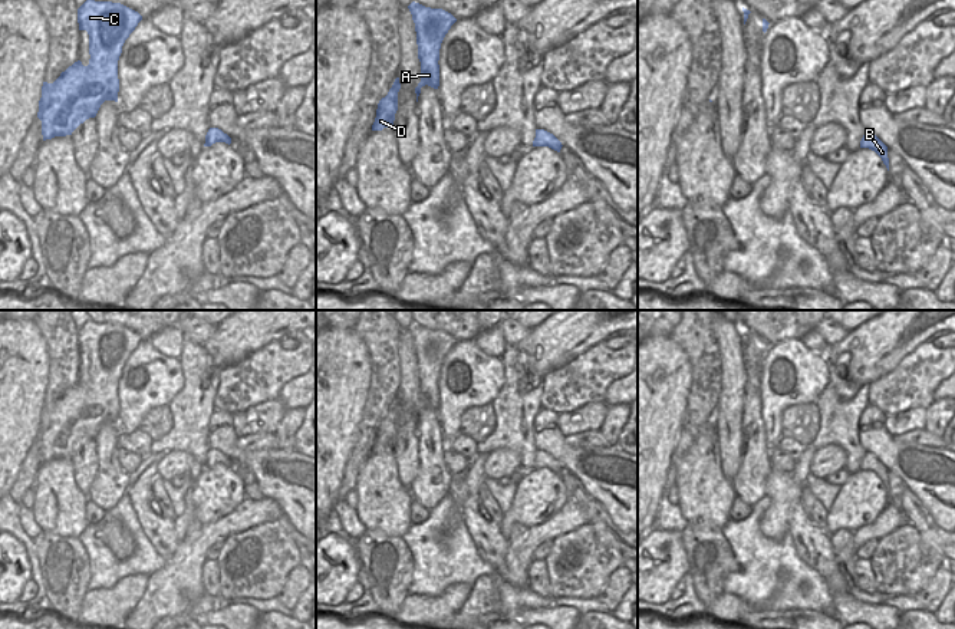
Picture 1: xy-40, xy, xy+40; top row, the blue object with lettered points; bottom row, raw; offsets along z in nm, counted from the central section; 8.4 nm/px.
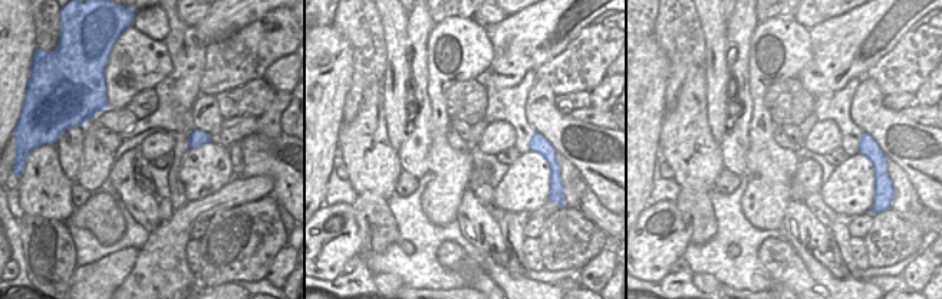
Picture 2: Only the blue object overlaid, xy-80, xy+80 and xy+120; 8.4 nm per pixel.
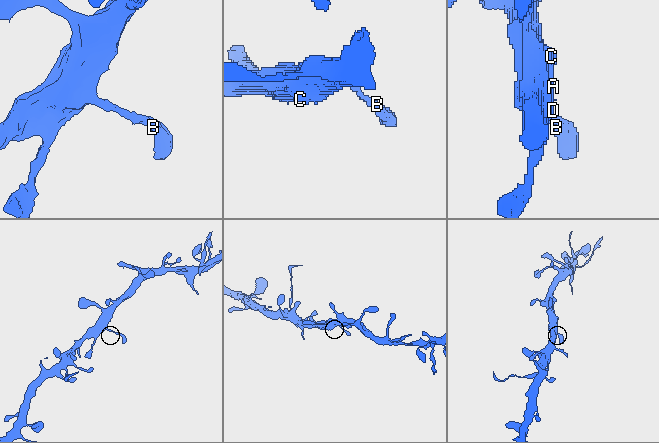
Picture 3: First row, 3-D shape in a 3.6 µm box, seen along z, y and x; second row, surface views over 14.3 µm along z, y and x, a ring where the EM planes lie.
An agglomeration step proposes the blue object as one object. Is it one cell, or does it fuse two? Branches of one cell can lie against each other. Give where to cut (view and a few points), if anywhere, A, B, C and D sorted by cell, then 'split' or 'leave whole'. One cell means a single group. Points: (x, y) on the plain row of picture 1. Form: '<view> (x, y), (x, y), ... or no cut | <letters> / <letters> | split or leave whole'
no cut | A B C D | leave whole

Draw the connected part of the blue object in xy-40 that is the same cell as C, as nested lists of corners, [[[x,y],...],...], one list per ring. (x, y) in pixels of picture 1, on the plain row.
[[[88,320],[78,330],[79,352],[89,356],[89,386],[80,382],[53,404],[43,404],[37,439],[43,462],[72,454],[95,439],[105,422],[118,424],[118,382],[122,368],[142,337],[112,323]]]

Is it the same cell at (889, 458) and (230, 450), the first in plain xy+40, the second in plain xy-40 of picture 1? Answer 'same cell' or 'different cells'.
same cell

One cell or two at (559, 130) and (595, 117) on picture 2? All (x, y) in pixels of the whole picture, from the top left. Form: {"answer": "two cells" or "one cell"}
{"answer": "two cells"}

